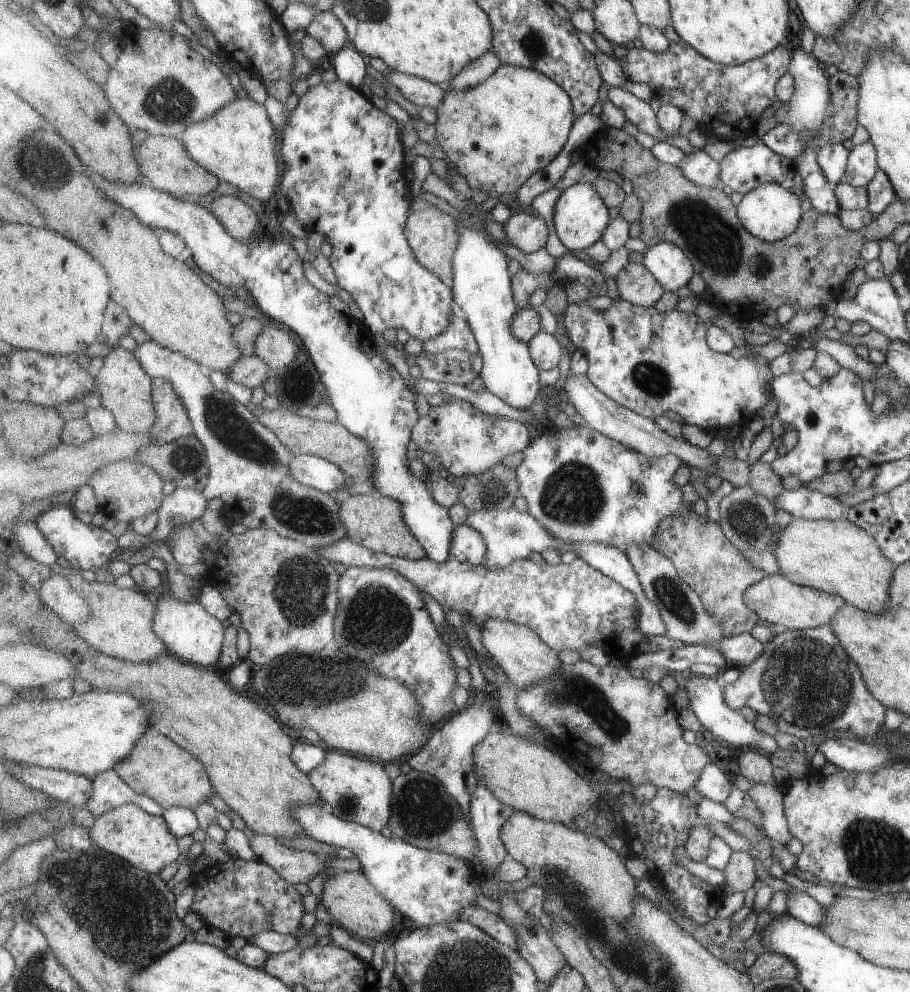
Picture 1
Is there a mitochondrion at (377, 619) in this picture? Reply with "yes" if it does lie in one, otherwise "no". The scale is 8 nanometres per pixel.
yes

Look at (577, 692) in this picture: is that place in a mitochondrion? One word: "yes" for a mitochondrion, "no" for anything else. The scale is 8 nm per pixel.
yes

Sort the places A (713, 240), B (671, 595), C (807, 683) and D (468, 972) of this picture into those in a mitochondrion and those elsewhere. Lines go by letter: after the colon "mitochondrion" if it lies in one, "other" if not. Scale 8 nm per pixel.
A: mitochondrion
B: mitochondrion
C: mitochondrion
D: mitochondrion

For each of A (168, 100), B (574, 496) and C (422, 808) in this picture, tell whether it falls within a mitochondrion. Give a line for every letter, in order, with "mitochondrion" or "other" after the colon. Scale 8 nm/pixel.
A: mitochondrion
B: mitochondrion
C: mitochondrion

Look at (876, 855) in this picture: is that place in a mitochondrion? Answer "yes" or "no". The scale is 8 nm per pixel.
yes

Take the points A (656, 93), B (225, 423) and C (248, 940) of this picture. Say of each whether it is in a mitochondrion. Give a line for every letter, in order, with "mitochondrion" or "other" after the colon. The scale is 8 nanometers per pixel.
A: other
B: mitochondrion
C: other

